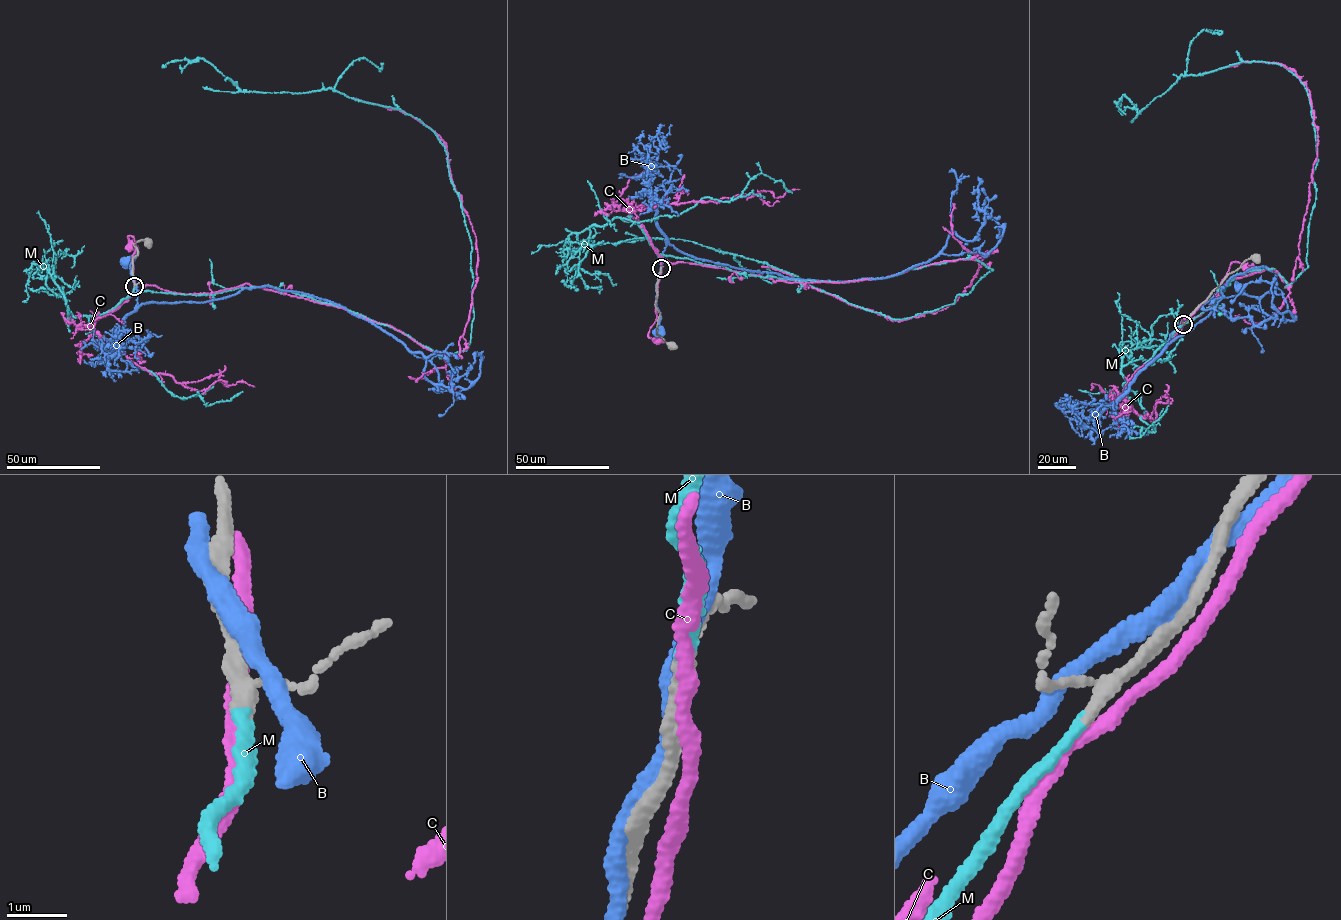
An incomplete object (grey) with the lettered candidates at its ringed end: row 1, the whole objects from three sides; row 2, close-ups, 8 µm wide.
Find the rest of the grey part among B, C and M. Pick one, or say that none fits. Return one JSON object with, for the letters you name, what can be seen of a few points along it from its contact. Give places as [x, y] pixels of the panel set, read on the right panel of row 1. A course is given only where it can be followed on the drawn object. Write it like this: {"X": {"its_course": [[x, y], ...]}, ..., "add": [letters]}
{"M": {"its_course": [[1183, 324], [1172, 337], [1237, 274], [1306, 269], [1307, 90], [1243, 61], [1138, 113], [1125, 95], [1122, 115]]}, "add": ["M"]}

